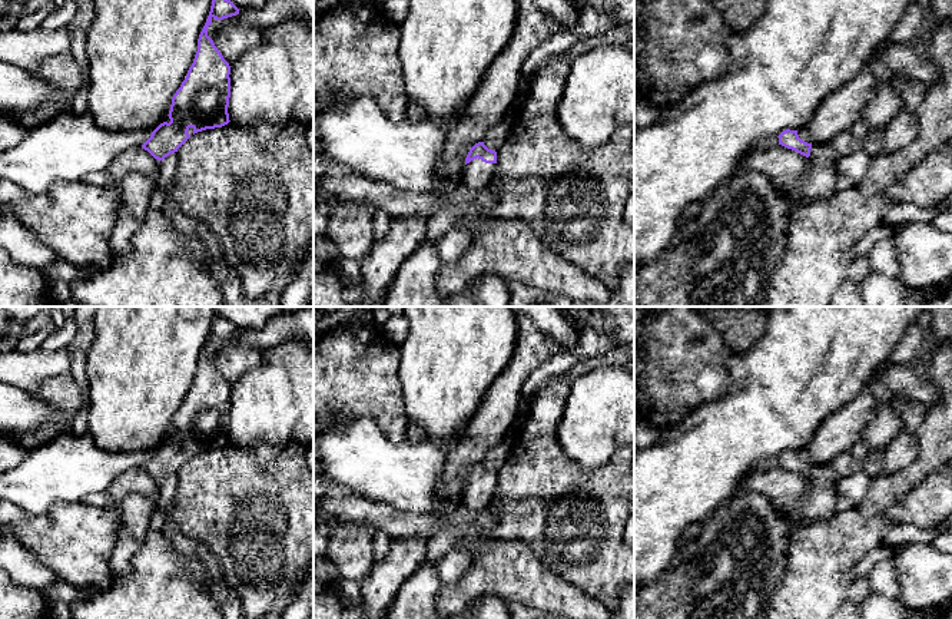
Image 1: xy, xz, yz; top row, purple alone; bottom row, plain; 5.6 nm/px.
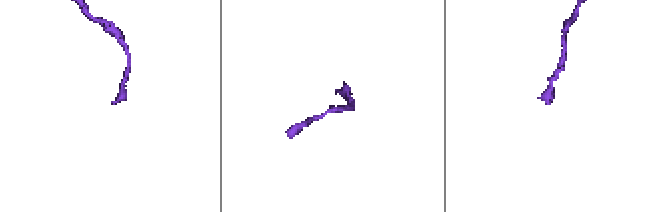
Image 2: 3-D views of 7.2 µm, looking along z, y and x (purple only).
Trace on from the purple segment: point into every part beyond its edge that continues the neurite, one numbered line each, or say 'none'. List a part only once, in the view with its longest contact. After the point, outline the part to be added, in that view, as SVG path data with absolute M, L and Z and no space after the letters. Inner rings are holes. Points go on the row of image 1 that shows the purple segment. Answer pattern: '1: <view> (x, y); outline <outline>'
1: xz (477, 174); outline M477 158L465 165L462 183L474 189L487 188L494 176L495 168L497 163L485 163Z

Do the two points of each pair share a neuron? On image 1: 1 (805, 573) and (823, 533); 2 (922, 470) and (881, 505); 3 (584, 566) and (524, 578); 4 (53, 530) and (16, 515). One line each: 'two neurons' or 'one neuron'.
1: one neuron
2: one neuron
3: two neurons
4: one neuron

